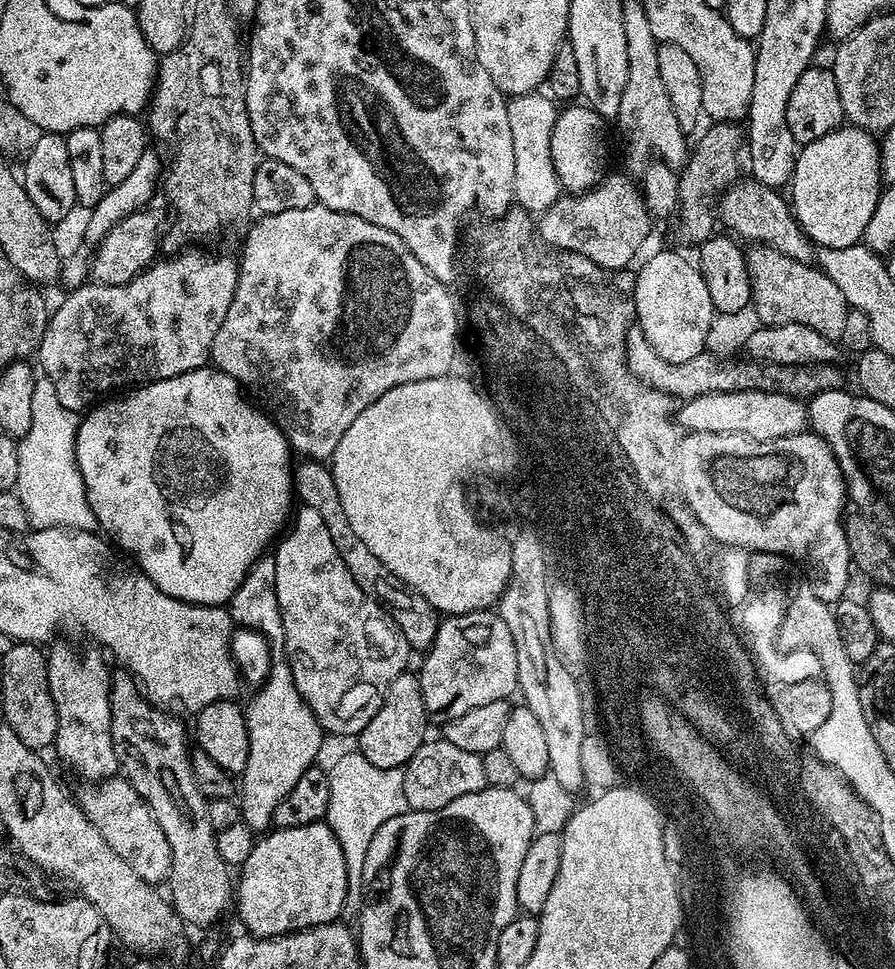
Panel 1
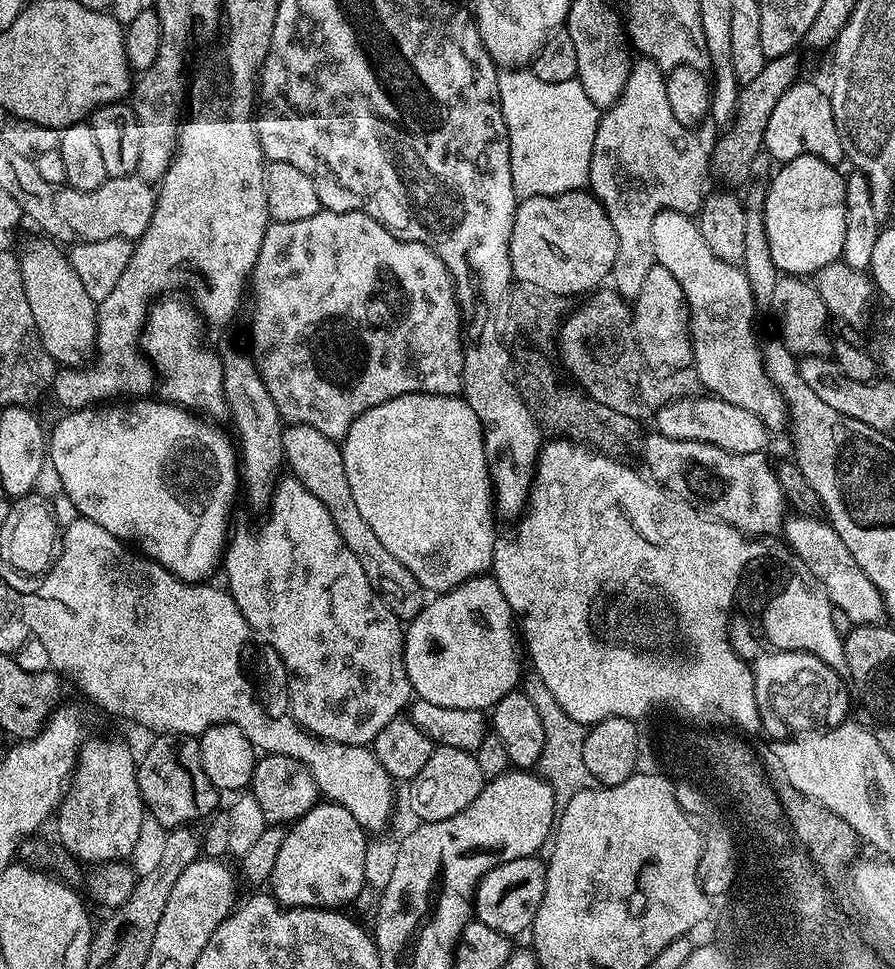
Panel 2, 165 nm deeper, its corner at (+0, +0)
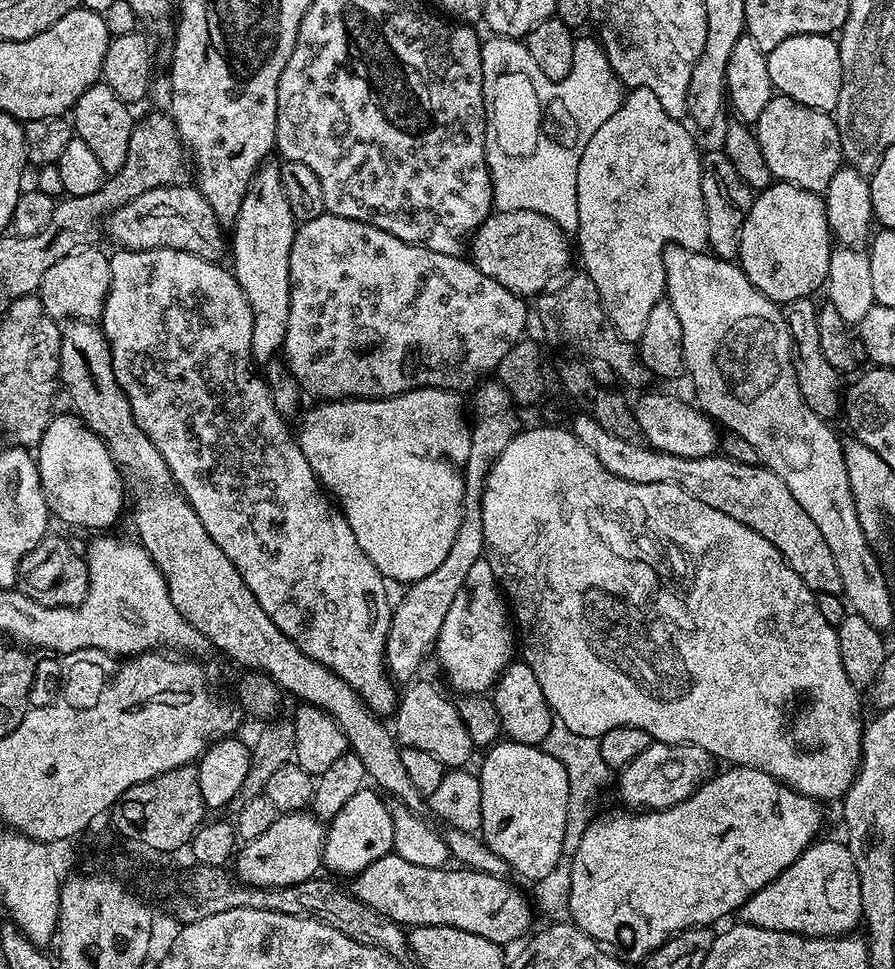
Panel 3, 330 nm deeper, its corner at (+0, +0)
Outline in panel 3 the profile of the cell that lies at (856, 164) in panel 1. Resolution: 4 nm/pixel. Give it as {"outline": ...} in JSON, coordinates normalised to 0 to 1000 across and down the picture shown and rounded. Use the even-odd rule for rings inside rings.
{"outline":[[[864,188],[841,205],[838,221],[829,233],[825,271],[846,299],[875,316],[897,305],[906,307],[912,303],[907,301],[922,296],[931,255],[932,245],[925,235],[920,205],[913,199],[896,196],[886,190]]]}

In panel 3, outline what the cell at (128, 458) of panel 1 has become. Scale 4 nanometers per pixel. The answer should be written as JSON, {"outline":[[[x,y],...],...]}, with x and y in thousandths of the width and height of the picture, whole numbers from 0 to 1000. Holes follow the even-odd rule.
{"outline":[[[64,427],[59,429],[56,440],[51,440],[51,444],[47,448],[42,459],[42,478],[45,481],[45,504],[49,507],[49,512],[54,515],[54,523],[56,525],[57,531],[63,533],[67,537],[73,537],[76,541],[86,541],[89,545],[114,545],[109,547],[121,547],[121,544],[128,539],[134,533],[134,527],[140,527],[141,524],[141,499],[136,494],[135,484],[132,482],[128,475],[125,473],[125,467],[122,466],[118,459],[116,459],[116,453],[107,448],[105,444],[101,444],[94,439],[94,434],[89,432],[88,429],[84,427],[75,427],[76,429],[70,429],[70,427]]]}

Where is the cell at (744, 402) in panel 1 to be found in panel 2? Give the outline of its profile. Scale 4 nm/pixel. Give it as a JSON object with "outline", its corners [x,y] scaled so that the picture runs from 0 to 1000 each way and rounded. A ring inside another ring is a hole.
{"outline":[[[794,407],[765,409],[752,412],[750,417],[740,419],[731,427],[732,445],[744,452],[770,454],[771,456],[789,456],[802,460],[807,464],[816,464],[825,469],[842,469],[854,466],[860,444],[849,431],[838,427],[838,423],[829,423],[810,413],[803,413]]]}

